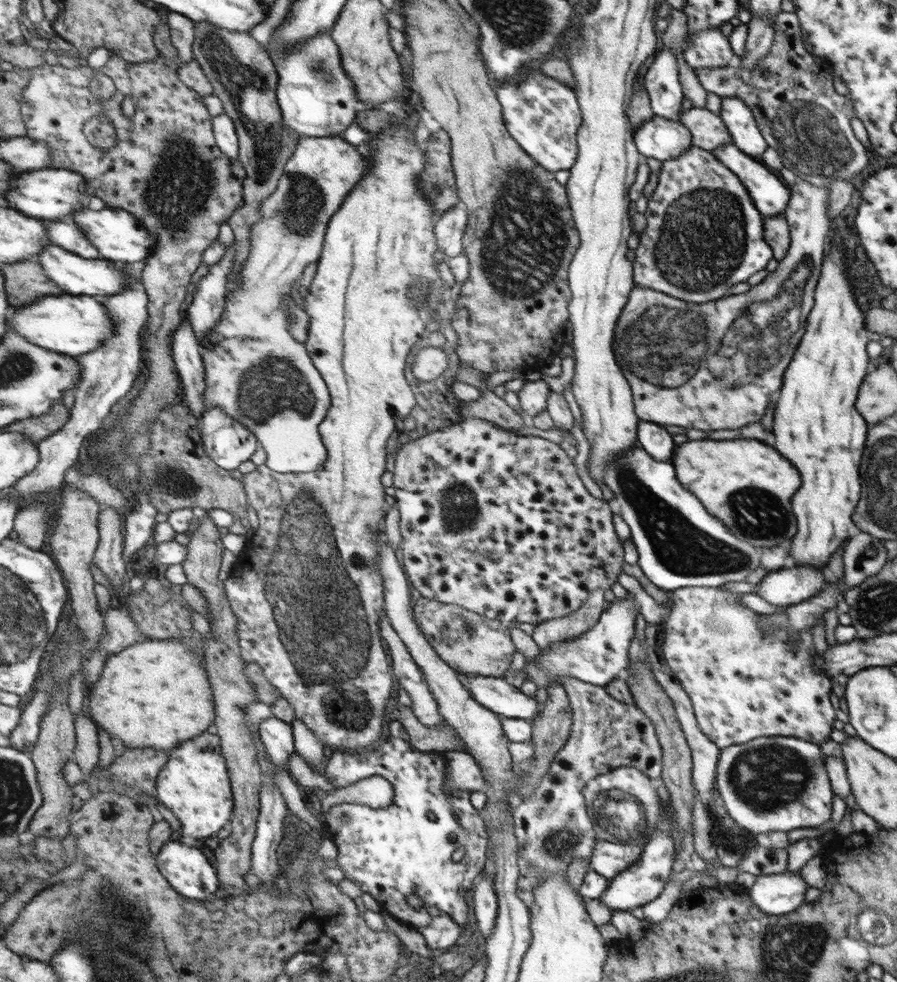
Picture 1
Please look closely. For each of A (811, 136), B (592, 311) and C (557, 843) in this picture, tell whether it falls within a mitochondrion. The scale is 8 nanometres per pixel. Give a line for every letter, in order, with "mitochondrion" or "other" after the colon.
A: mitochondrion
B: other
C: mitochondrion

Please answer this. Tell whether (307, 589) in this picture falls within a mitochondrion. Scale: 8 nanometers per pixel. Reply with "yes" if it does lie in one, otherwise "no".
yes

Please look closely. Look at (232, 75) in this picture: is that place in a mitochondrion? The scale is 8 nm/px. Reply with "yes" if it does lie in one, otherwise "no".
yes

